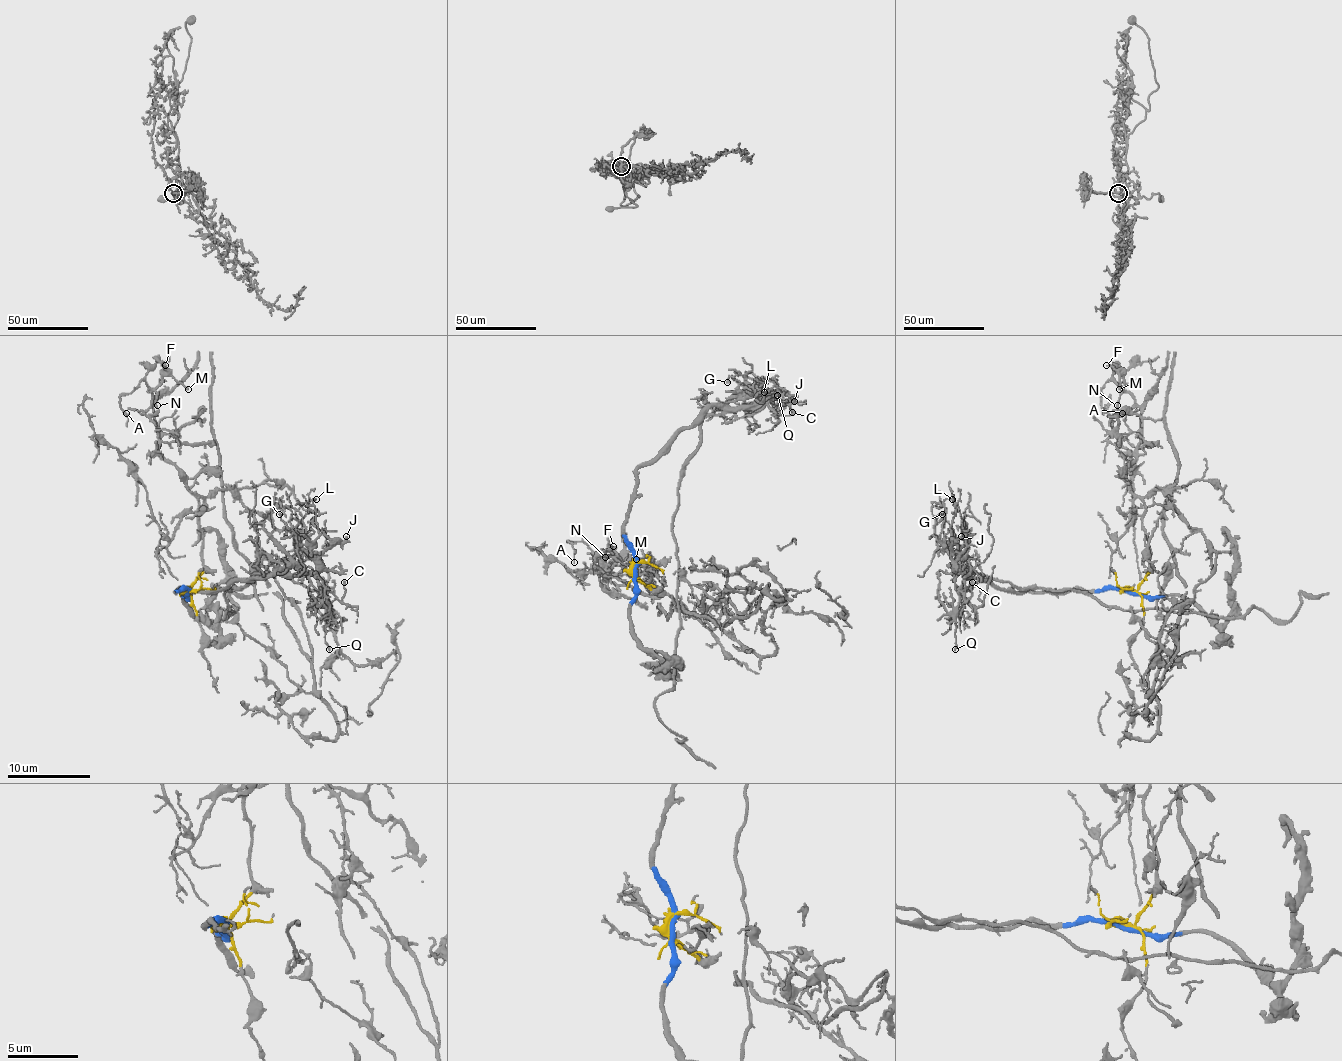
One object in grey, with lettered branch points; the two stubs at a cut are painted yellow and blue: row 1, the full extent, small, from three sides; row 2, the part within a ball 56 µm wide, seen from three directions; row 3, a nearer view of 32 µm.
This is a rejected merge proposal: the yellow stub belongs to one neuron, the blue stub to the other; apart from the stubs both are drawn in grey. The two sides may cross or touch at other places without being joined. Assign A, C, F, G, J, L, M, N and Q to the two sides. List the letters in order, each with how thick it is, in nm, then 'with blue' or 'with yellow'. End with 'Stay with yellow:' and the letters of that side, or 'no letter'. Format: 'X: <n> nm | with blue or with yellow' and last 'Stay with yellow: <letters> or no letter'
A: 80 nm | with yellow
C: 130 nm | with blue
F: 120 nm | with yellow
G: 130 nm | with blue
J: 100 nm | with blue
L: 70 nm | with blue
M: 140 nm | with yellow
N: 150 nm | with yellow
Q: 130 nm | with blue
Stay with yellow: A, F, M, N

